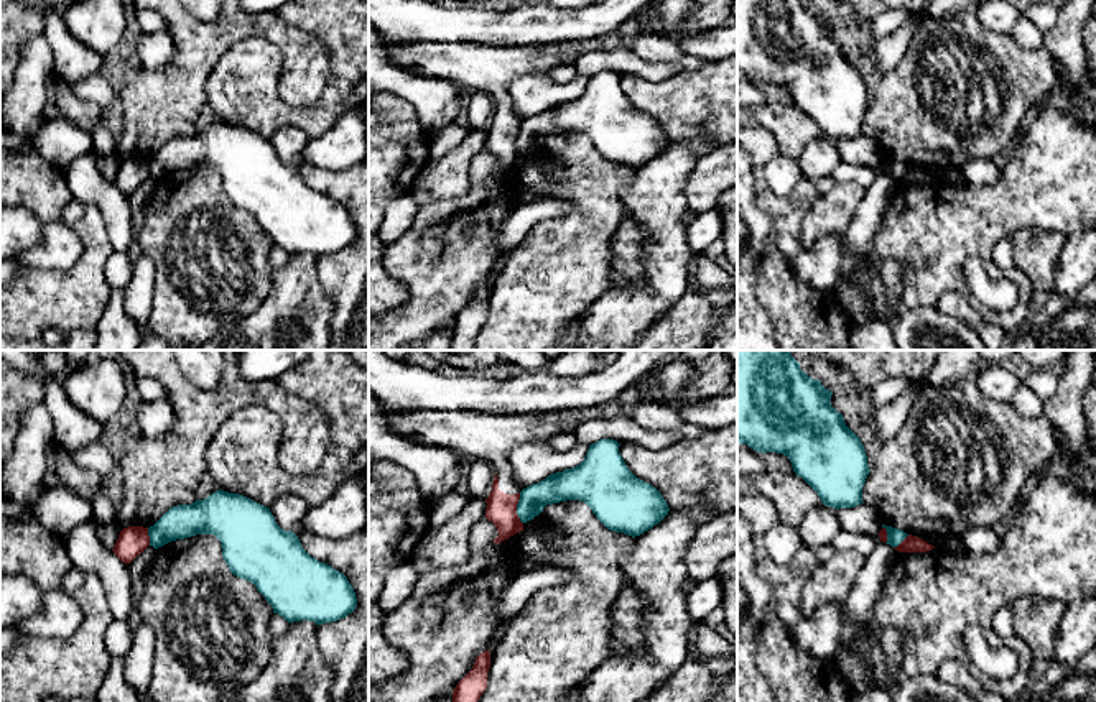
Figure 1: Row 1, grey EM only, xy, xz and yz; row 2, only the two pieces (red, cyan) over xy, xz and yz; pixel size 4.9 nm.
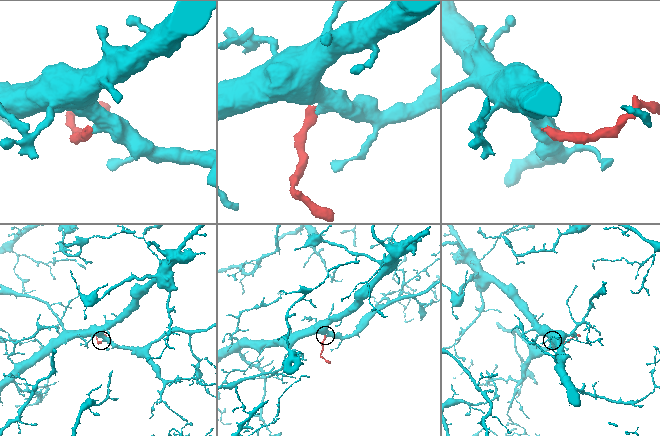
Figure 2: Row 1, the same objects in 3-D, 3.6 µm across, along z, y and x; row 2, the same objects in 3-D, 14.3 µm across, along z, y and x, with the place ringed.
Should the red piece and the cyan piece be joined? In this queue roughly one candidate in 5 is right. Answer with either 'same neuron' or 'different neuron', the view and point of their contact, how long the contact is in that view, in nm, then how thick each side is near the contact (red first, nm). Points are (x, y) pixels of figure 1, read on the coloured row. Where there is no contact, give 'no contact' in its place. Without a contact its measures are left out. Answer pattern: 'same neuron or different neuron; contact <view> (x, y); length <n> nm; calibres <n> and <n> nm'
different neuron; contact xz (515, 508); length 150 nm; calibres 150 and 140 nm

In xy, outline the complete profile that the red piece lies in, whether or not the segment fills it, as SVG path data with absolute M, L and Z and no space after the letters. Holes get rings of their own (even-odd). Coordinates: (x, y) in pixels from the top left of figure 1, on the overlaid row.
M128 526L120 531L118 539L112 551L122 562L130 564L148 546L150 546L148 528Z

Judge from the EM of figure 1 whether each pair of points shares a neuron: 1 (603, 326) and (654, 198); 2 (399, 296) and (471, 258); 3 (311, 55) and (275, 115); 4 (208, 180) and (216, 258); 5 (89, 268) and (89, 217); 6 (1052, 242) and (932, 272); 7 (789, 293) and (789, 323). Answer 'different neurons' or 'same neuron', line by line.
1: same neuron
2: different neurons
3: different neurons
4: same neuron
5: same neuron
6: different neurons
7: same neuron

